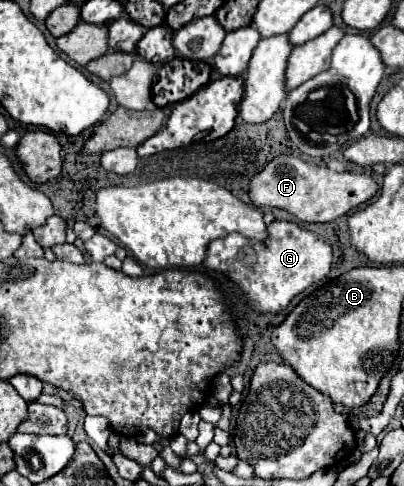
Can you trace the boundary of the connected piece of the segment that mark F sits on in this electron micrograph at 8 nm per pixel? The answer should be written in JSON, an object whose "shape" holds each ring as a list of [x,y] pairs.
{"shape":[[[288,154],[274,158],[250,182],[250,200],[254,206],[282,208],[302,222],[332,222],[370,200],[376,192],[378,184],[368,174],[332,172],[326,166],[310,166],[304,160]]]}

